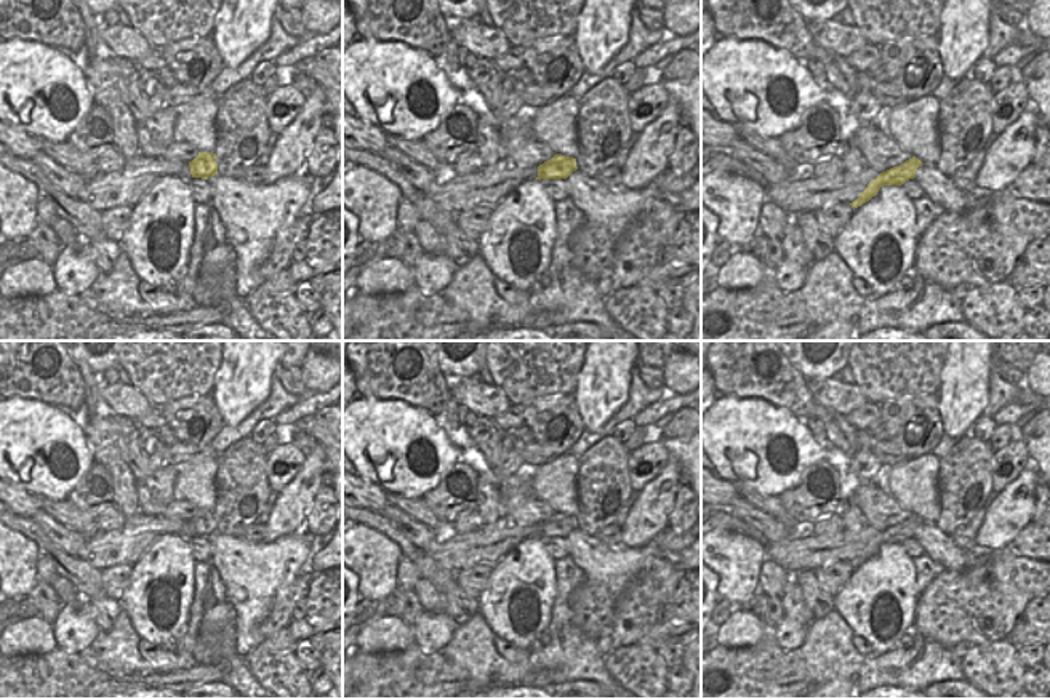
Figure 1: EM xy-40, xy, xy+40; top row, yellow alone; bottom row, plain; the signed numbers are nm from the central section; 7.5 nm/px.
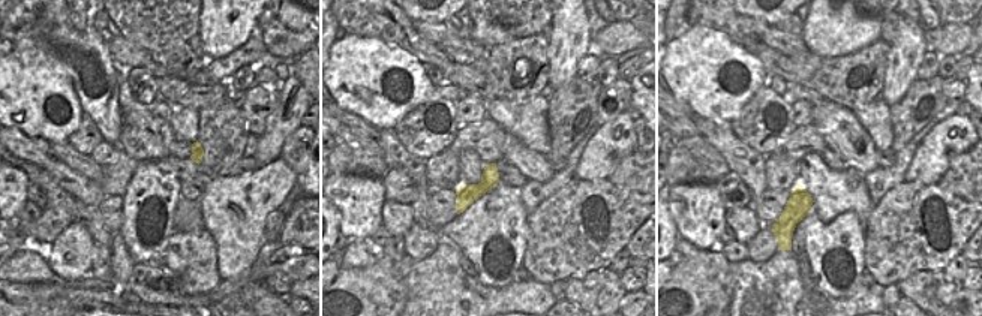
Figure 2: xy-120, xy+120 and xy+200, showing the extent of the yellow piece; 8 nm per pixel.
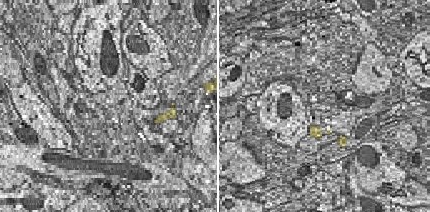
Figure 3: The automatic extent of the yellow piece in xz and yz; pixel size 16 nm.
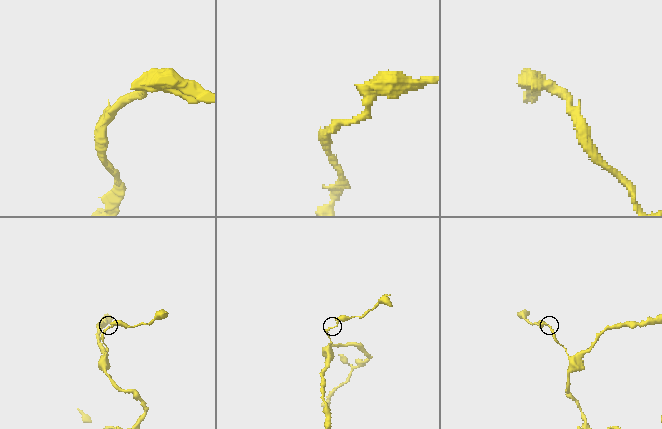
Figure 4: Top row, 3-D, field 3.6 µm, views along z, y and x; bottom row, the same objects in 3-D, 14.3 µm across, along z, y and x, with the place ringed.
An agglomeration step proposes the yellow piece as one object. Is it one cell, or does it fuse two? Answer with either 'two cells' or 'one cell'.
one cell

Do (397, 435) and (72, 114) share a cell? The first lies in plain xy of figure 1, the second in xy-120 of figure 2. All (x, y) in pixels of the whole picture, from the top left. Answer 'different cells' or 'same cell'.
same cell

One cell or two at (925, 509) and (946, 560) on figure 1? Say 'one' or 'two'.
two

